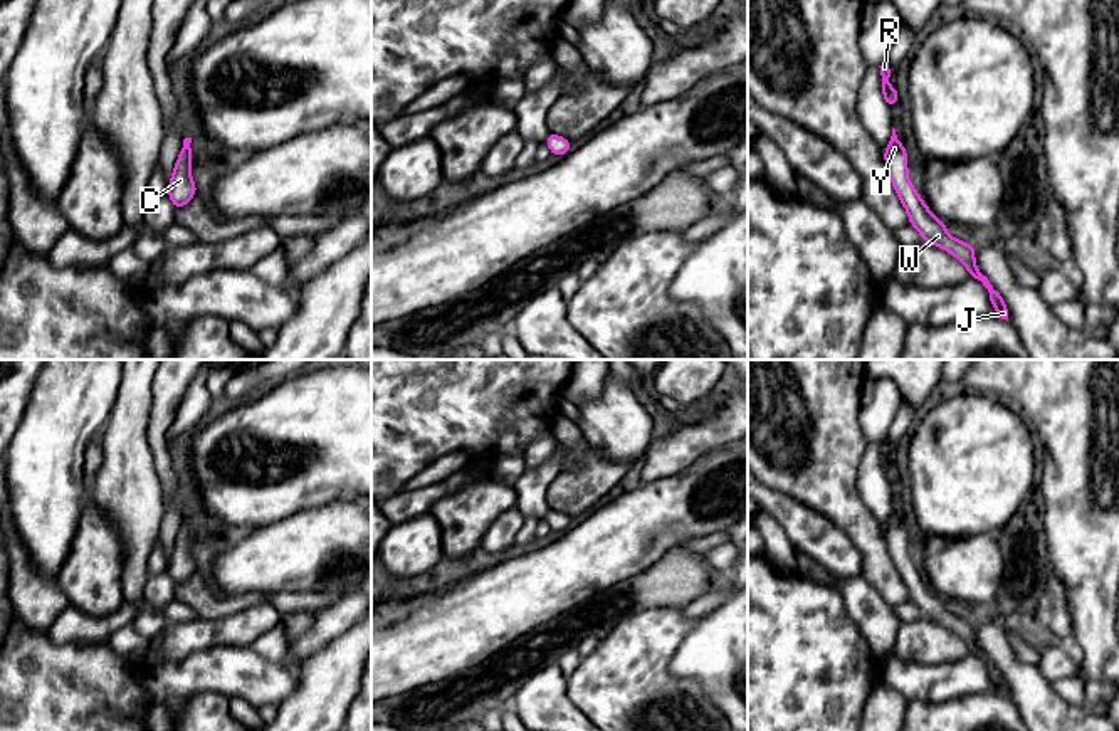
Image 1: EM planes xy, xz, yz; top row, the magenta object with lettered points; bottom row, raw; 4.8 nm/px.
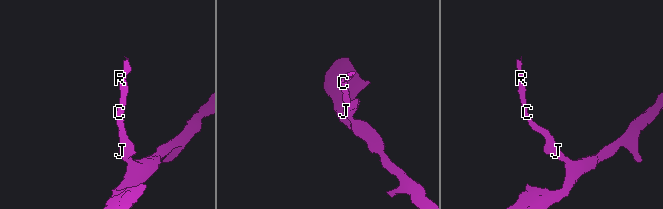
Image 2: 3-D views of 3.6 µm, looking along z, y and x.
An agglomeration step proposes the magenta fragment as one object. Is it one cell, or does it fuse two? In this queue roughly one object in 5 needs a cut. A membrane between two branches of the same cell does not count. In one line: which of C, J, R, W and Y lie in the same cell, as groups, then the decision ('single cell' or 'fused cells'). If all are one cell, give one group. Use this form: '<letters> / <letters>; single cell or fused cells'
C J R W Y; single cell

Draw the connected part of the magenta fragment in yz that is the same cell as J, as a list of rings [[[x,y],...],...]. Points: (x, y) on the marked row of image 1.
[[[894,128],[890,141],[884,151],[884,158],[892,187],[909,213],[909,224],[917,229],[926,242],[934,244],[959,259],[968,269],[969,277],[980,281],[988,289],[991,306],[996,309],[998,318],[1008,321],[1008,309],[1001,294],[990,284],[988,277],[976,269],[975,244],[964,244],[951,237],[946,232],[944,222],[932,215],[911,185],[907,175],[907,153]]]

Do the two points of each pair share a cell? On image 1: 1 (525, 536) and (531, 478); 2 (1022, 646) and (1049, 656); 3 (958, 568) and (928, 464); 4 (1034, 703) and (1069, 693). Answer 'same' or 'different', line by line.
1: same
2: different
3: different
4: different

